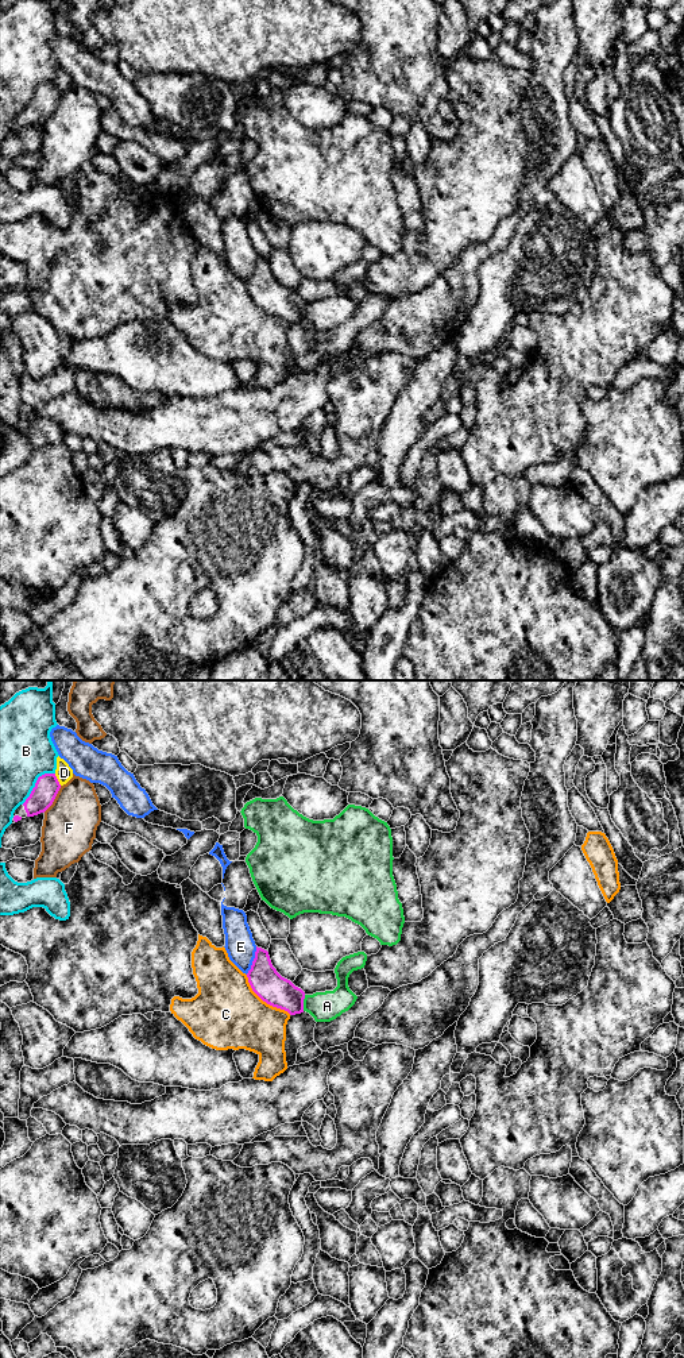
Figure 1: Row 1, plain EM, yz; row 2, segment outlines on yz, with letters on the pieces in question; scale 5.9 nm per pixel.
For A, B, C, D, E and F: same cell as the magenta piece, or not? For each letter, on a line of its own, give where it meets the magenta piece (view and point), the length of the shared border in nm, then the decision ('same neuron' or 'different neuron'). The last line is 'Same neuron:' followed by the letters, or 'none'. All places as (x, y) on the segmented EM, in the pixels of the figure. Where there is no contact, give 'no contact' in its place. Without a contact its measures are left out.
A: yz (302, 1003) | 100 nm | different neuron
B: yz (35, 783) | 280 nm | different neuron
C: yz (265, 1000) | 360 nm | different neuron
D: yz (57, 779) | 80 nm | different neuron
E: yz (254, 960) | 180 nm | different neuron
F: yz (54, 798) | 190 nm | different neuron
Same neuron: none

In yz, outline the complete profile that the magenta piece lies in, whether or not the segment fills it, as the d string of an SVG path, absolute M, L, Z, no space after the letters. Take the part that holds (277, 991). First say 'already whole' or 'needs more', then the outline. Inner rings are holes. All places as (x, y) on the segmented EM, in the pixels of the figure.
already whole; M256 946L247 977L252 991L267 1004L290 1015L304 1012L305 992L277 972L267 950Z

